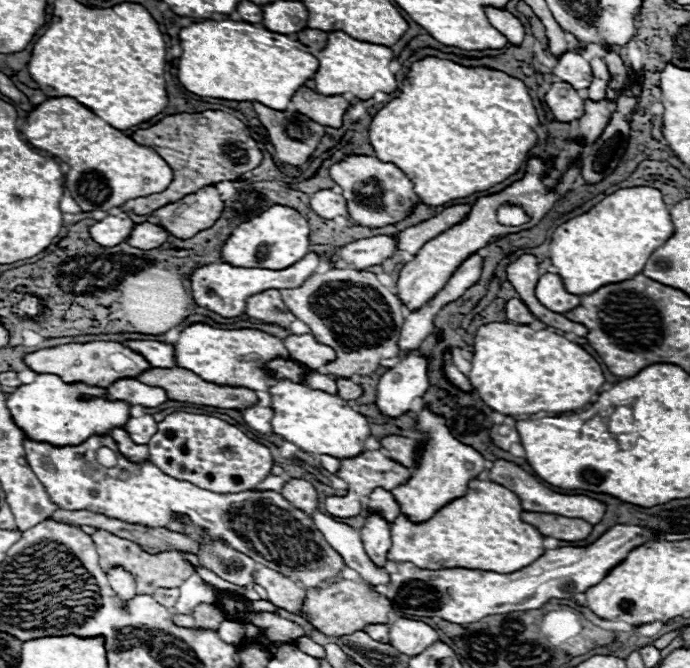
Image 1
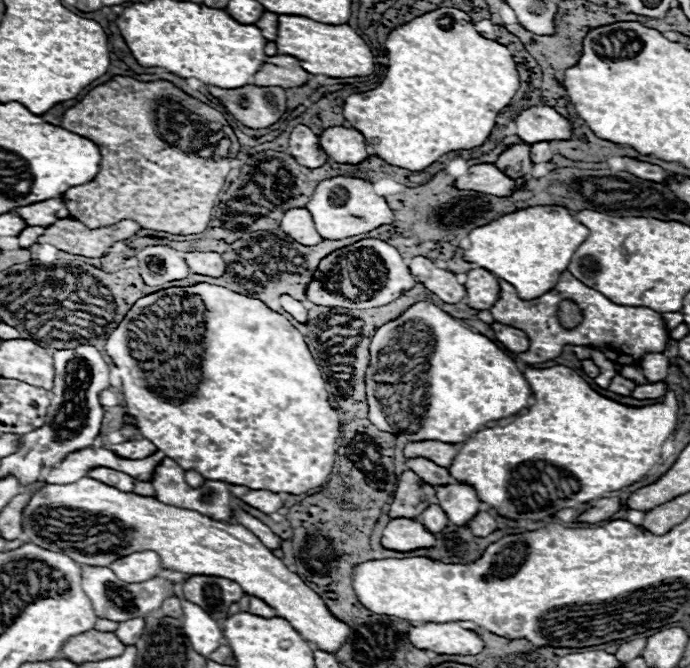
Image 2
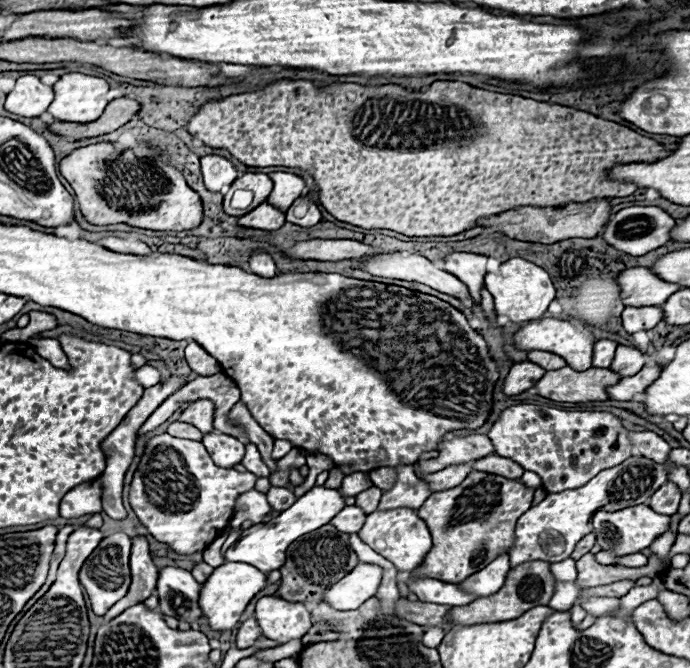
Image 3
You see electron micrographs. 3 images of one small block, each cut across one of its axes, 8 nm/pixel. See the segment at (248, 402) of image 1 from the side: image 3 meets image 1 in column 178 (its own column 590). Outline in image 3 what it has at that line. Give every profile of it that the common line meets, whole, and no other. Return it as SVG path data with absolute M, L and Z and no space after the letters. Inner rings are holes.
M564 366L558 372L546 372L534 388L538 388L540 396L556 402L594 402L608 400L606 388L620 380L622 378L612 370L588 368L576 372L570 366Z

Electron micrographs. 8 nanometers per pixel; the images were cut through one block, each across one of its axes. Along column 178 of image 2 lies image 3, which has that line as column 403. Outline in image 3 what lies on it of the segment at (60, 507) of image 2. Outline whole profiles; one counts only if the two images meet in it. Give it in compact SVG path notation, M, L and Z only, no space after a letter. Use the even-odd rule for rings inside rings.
M394 508L394 510L376 510L372 514L368 514L366 524L362 526L362 530L358 532L358 536L378 554L382 554L386 560L390 560L398 572L412 572L416 566L422 564L424 556L428 554L428 550L432 548L432 538L430 532L424 524L424 520L420 520L416 516L414 510L408 508Z

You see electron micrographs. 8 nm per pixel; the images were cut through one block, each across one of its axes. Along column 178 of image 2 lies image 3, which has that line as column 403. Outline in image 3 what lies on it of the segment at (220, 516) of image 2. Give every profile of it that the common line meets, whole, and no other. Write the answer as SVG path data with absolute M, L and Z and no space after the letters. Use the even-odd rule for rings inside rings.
M400 466L396 468L396 472L398 480L392 490L382 494L378 510L392 510L392 508L418 510L424 504L424 500L432 494L430 486L414 474L412 466Z

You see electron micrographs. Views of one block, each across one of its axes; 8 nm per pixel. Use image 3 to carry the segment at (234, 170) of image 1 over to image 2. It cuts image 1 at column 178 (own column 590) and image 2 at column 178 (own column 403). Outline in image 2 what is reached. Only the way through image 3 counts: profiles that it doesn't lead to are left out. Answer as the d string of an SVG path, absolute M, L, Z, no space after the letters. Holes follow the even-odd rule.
M114 76L114 80L96 86L82 98L82 102L68 108L62 114L60 126L92 140L100 148L102 164L98 176L88 184L70 188L62 196L70 218L80 220L88 228L112 226L128 218L136 220L140 226L148 226L150 230L200 234L210 224L214 200L224 186L224 178L232 170L230 162L240 152L232 126L218 110L188 96L166 80L140 82L130 76Z

